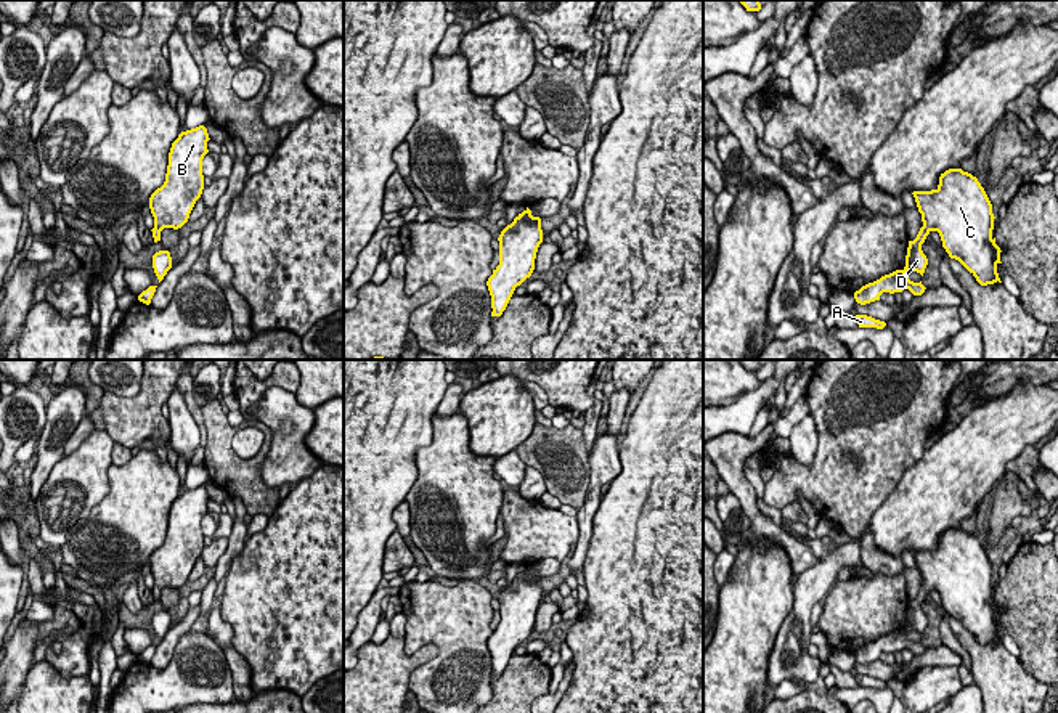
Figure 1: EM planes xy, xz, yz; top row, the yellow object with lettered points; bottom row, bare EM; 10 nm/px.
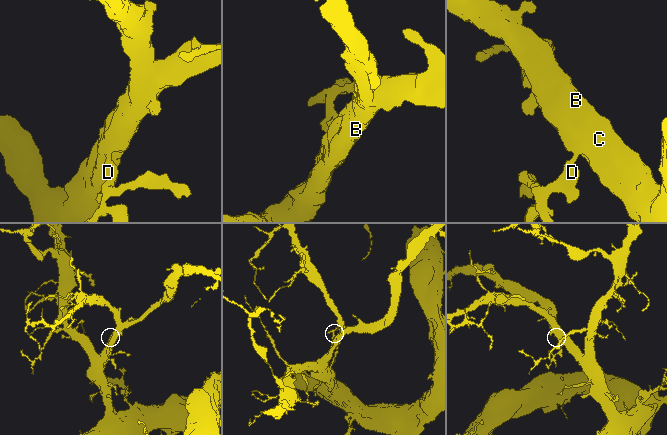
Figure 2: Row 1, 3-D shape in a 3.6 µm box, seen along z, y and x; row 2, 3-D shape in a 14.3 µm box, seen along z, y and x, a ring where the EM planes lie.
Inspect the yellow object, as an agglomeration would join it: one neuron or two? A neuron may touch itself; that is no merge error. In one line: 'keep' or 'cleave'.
keep

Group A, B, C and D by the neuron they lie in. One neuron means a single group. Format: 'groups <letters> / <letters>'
groups A B C D

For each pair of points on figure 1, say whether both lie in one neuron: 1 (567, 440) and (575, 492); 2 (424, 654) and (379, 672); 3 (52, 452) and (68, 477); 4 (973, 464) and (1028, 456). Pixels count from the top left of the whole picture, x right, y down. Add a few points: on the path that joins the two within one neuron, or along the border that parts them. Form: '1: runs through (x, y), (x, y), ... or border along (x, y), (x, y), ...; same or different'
1: runs through (567, 453), (567, 479); same
2: runs through (413, 662), (390, 667); same
3: border along (63, 456), (37, 493); different
4: border along (1041, 439), (1029, 444), (1005, 469); different

